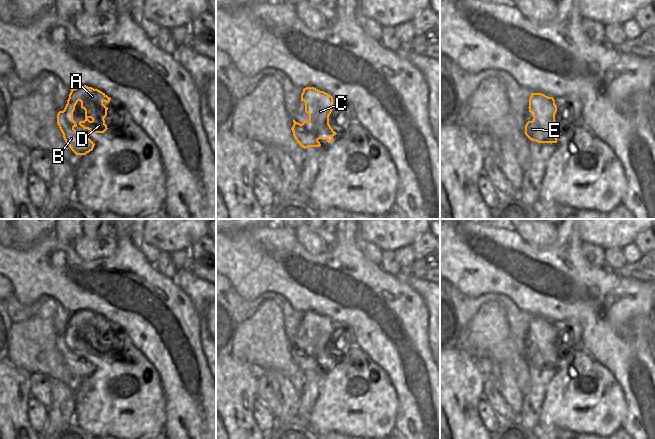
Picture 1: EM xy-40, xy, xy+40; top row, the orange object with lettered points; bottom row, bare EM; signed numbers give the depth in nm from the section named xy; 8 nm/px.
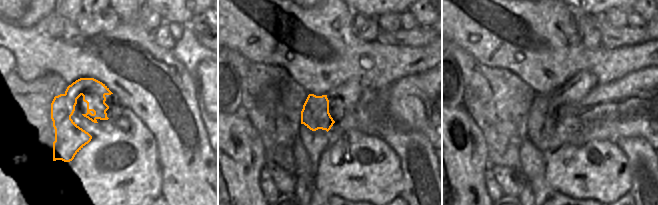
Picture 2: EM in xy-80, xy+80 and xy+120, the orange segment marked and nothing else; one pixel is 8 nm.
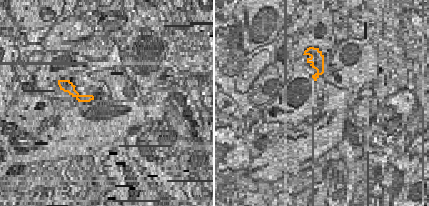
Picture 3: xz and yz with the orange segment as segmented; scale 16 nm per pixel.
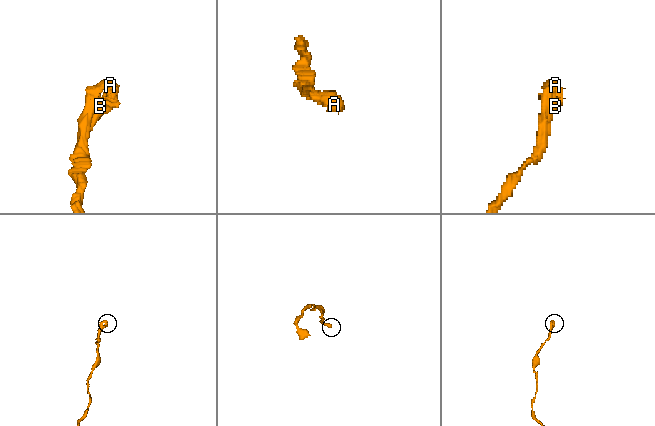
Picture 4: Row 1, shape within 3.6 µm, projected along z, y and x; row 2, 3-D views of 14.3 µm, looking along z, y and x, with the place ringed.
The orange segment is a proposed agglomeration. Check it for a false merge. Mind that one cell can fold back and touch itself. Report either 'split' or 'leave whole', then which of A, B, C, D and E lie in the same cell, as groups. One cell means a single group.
leave whole; A B C D E

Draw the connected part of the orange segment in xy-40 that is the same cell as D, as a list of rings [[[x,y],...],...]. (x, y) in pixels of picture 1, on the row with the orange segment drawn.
[[[86,85],[71,89],[64,110],[57,114],[57,124],[65,142],[76,155],[86,155],[95,146],[91,139],[74,129],[77,124],[73,120],[73,112],[77,102],[80,101],[81,108],[85,110],[85,120],[80,121],[79,125],[94,133],[104,133],[108,129],[104,120],[108,107],[103,103],[110,100],[102,91]]]

